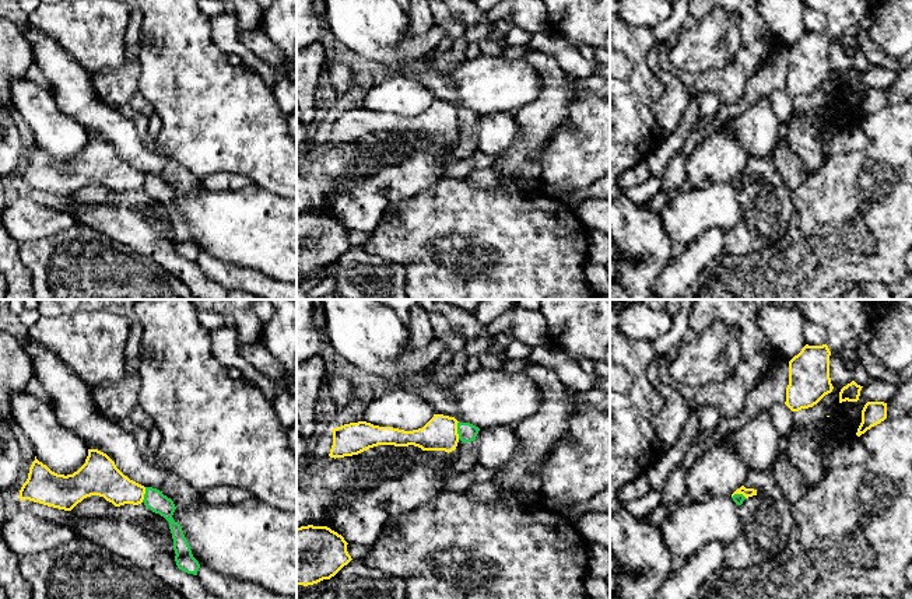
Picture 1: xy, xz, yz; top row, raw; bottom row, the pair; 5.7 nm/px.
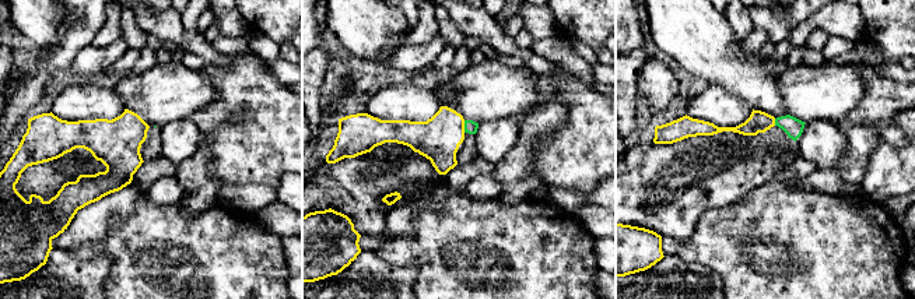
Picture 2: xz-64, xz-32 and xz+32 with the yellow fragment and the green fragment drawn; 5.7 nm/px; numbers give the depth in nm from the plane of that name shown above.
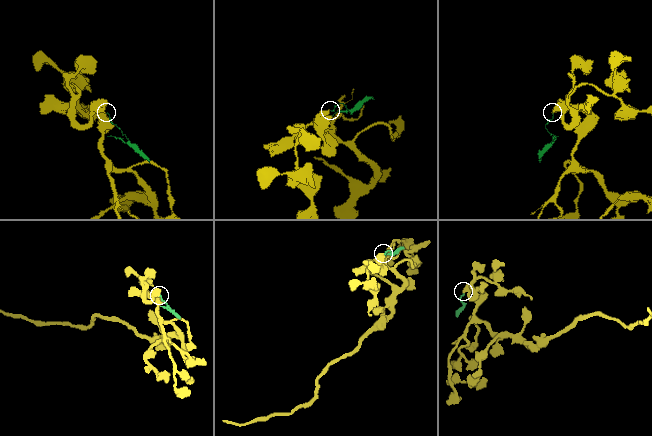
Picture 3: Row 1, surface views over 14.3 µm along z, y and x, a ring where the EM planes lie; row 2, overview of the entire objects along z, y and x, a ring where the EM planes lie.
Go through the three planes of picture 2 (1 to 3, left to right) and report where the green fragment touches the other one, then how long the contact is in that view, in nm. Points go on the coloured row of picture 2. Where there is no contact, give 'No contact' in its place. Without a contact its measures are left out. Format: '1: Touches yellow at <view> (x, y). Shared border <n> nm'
1: No contact
2: Touches yellow at xz-32 (463, 126). Shared border 70 nm
3: Touches yellow at xz+32 (774, 122). Shared border 40 nm

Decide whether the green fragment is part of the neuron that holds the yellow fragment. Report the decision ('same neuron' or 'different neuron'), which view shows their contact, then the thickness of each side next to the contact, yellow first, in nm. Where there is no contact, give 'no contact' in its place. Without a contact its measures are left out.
different neuron | xz | 190/110 nm

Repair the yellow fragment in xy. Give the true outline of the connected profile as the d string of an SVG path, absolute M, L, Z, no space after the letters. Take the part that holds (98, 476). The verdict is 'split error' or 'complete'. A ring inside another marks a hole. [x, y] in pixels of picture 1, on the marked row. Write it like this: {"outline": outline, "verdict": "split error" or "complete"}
{"outline": "M88 449L85 463L73 474L57 474L35 456L27 481L20 490L20 500L29 500L48 507L71 511L91 495L104 497L115 507L143 502L145 487L130 480L115 462L98 449Z", "verdict": "complete"}

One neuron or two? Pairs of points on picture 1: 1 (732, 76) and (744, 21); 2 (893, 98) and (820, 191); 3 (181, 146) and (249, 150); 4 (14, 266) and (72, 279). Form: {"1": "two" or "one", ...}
{"1": "one", "2": "two", "3": "one", "4": "two"}

